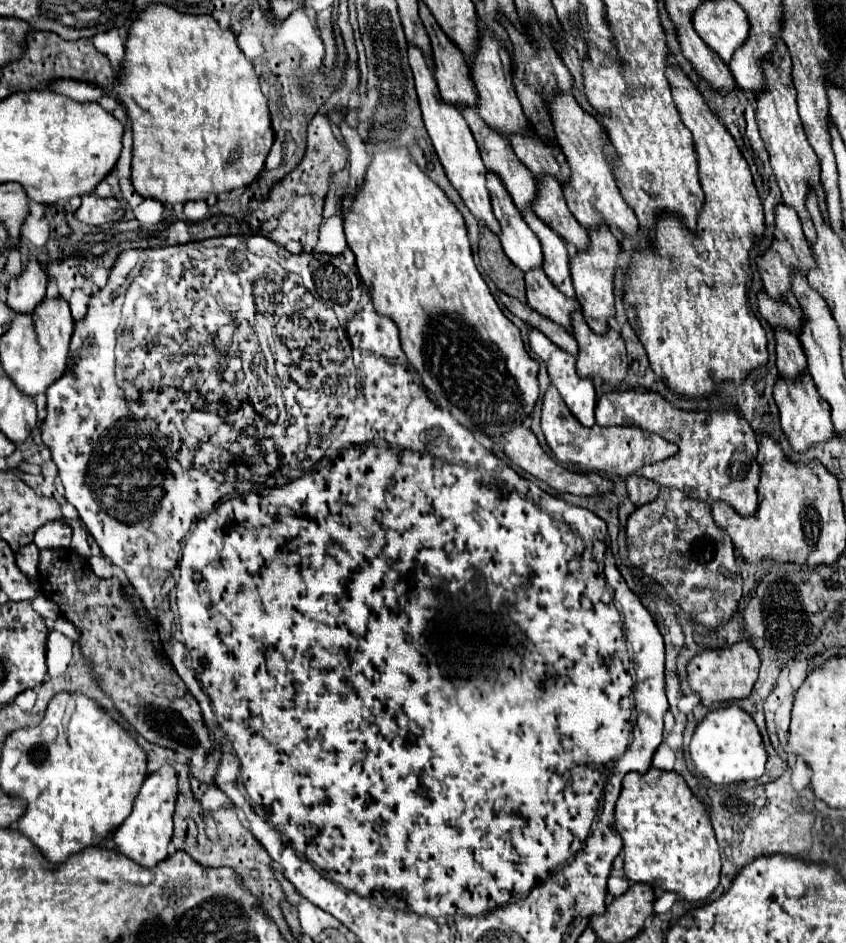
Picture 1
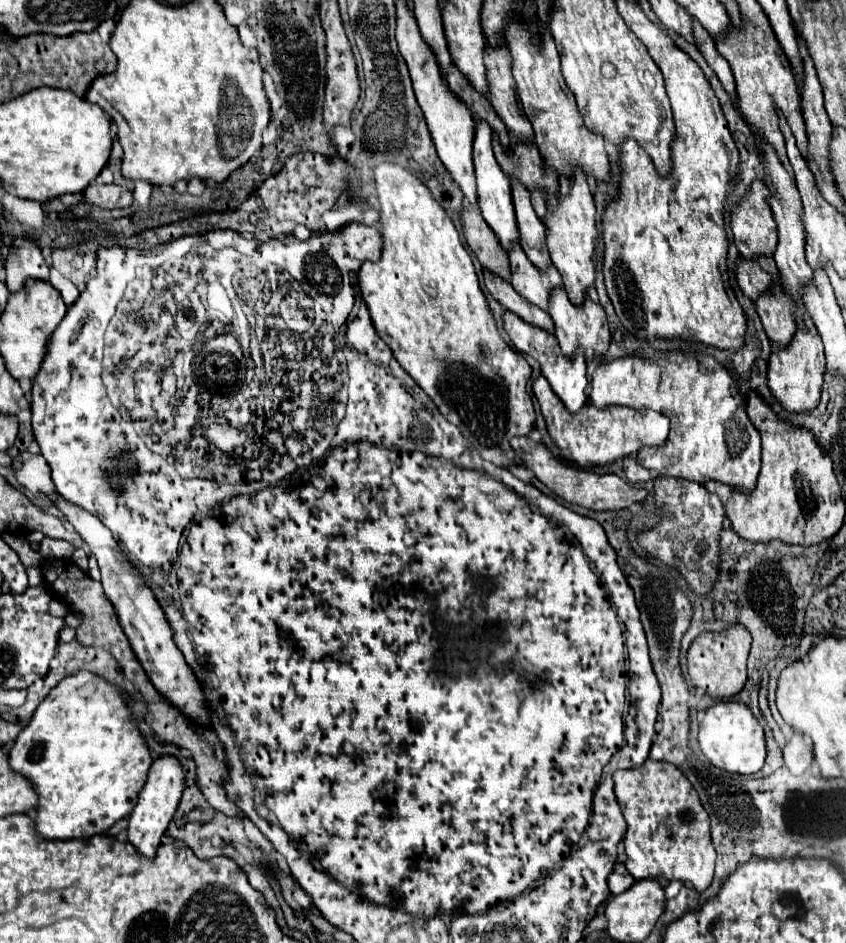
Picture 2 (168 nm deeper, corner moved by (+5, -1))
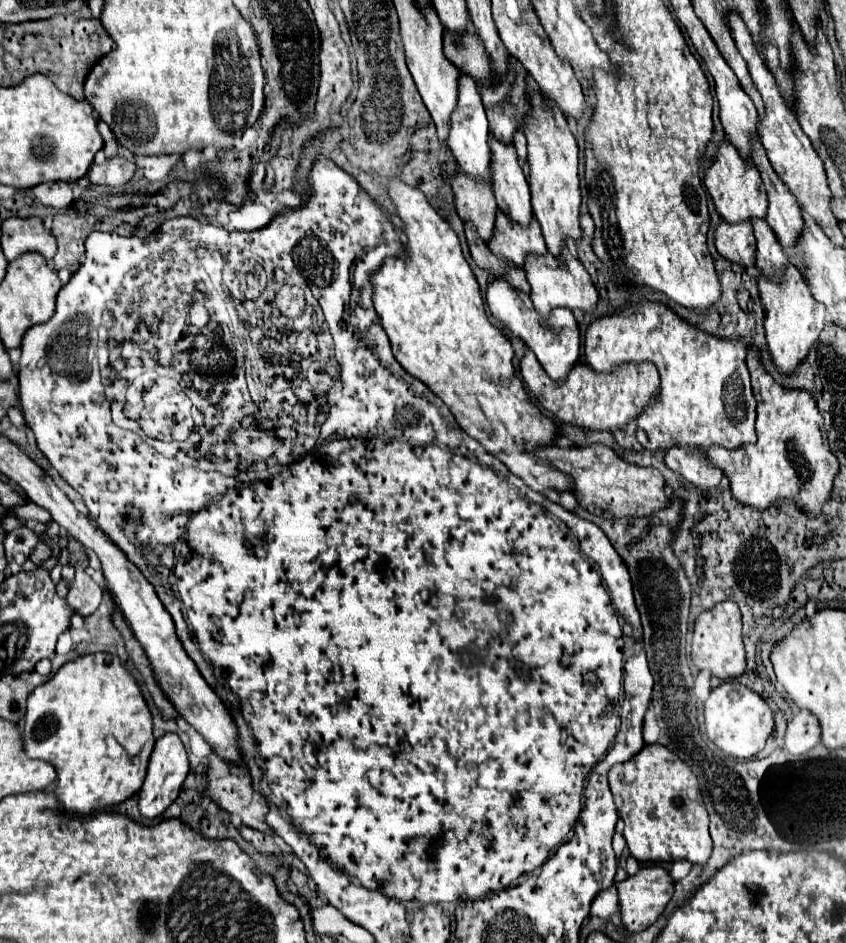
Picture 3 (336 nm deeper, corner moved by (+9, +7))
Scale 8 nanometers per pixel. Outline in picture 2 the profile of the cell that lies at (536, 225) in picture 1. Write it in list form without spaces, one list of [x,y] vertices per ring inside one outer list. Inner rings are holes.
[[[515,180],[511,182],[511,188],[513,188],[513,206],[515,206],[521,248],[525,250],[527,258],[539,270],[547,270],[551,266],[551,258],[549,258],[549,250],[545,244],[543,222],[537,218],[533,206],[531,206],[527,188],[523,188],[521,184],[515,184]]]

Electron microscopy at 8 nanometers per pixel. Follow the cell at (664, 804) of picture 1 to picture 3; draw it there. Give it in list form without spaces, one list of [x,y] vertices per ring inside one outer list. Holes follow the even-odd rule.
[[[647,744],[629,762],[609,770],[609,786],[625,822],[623,836],[637,862],[687,860],[703,866],[711,858],[709,816],[699,798],[699,782],[691,768],[661,744]]]

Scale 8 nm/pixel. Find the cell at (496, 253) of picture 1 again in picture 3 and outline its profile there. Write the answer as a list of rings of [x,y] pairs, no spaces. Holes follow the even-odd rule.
[[[463,172],[455,174],[453,194],[455,194],[455,210],[463,222],[471,222],[479,236],[489,242],[493,236],[497,204],[493,198],[493,190],[483,188],[483,184],[475,184],[467,180]]]

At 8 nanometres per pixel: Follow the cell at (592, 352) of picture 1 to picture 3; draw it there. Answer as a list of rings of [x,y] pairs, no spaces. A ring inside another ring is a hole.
[[[565,248],[563,260],[555,260],[551,254],[543,256],[543,260],[527,260],[527,282],[531,284],[531,300],[535,310],[547,320],[551,316],[553,308],[569,308],[579,312],[593,312],[599,302],[599,294],[591,282],[591,276],[583,268],[583,264]]]

